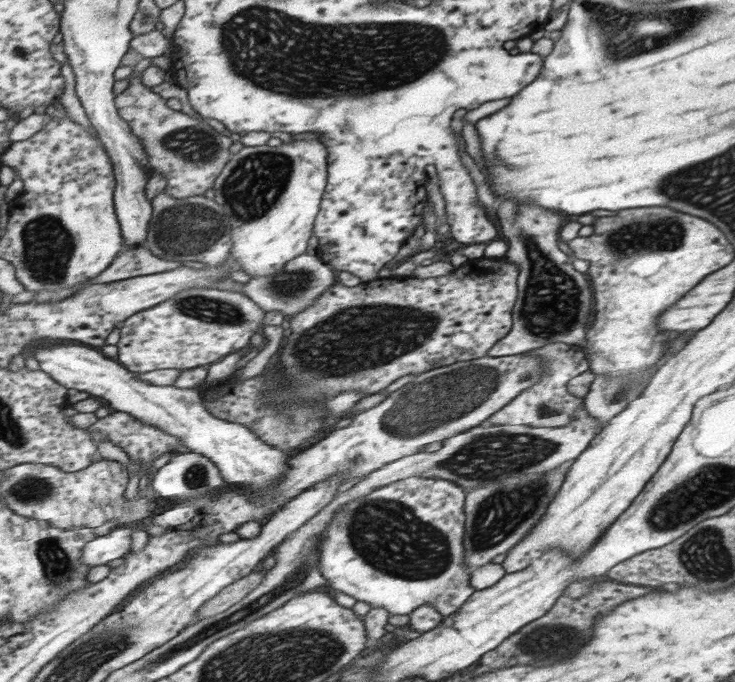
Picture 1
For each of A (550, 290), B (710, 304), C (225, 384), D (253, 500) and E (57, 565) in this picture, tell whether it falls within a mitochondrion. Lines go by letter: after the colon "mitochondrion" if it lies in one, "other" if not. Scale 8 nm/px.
A: mitochondrion
B: other
C: other
D: other
E: mitochondrion

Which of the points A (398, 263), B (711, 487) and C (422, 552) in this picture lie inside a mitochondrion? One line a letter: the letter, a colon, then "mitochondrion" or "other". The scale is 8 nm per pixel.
A: other
B: mitochondrion
C: mitochondrion

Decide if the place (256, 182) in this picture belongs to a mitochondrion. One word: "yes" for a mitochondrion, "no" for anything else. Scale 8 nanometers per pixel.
yes

